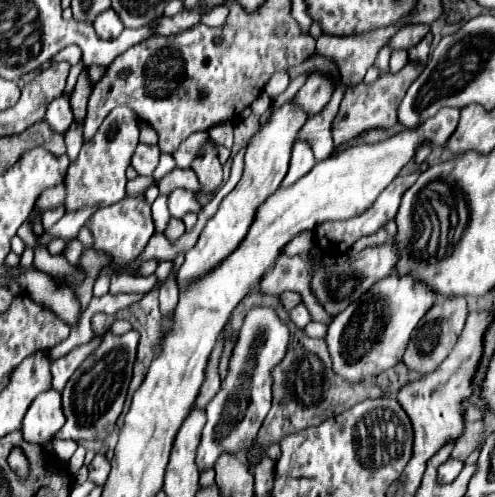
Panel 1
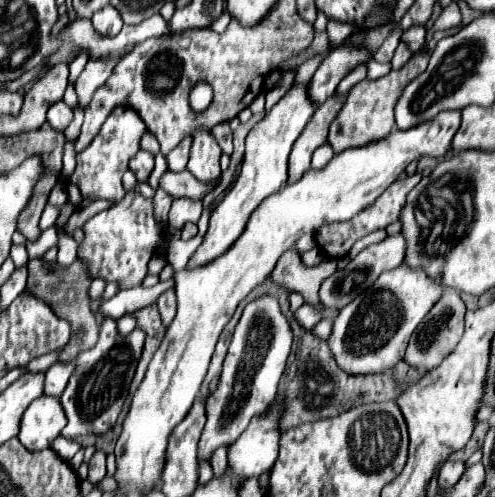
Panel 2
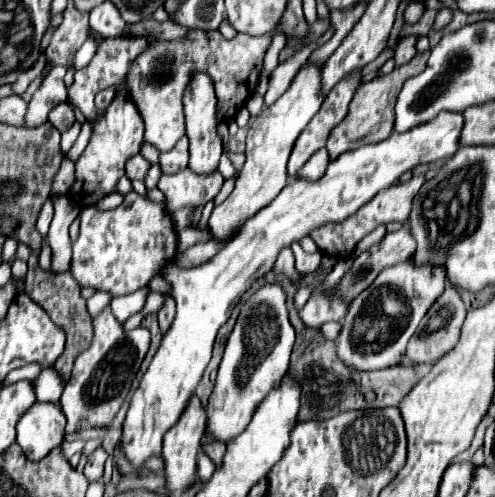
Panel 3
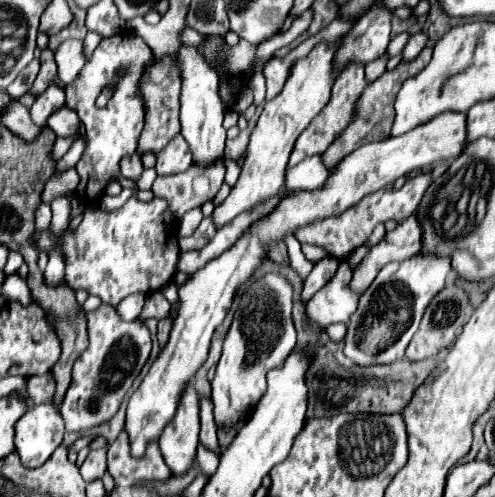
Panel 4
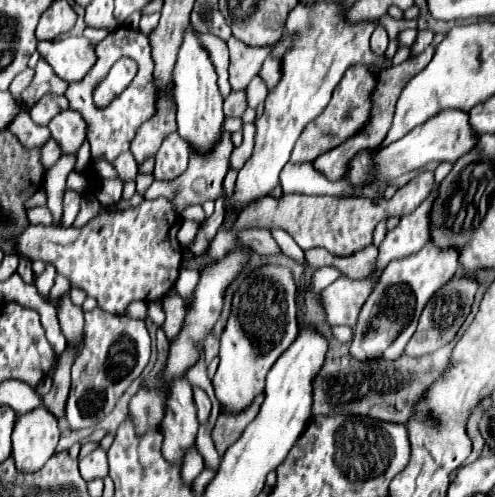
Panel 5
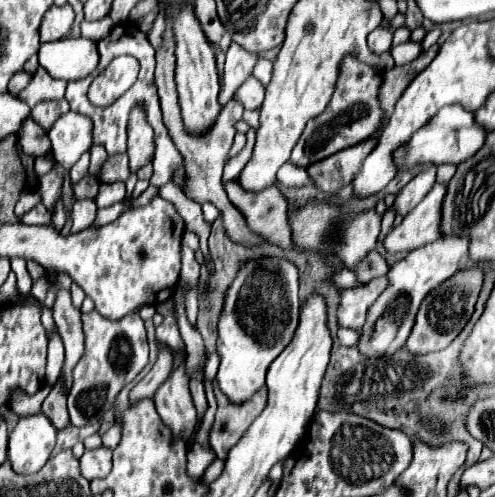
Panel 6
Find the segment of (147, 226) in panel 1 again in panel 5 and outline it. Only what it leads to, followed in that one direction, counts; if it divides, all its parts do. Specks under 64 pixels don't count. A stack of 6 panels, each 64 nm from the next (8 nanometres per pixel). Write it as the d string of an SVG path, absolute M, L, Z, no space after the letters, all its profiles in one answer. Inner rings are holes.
M166 198L146 200L136 208L106 212L102 210L92 220L88 220L82 228L64 228L64 226L30 226L24 236L20 236L20 252L32 260L44 260L46 264L54 264L58 274L66 276L74 288L84 290L88 296L98 300L98 306L124 314L126 306L132 300L154 302L160 300L176 282L182 262L182 248L178 244L178 228L182 218L174 212L172 204Z

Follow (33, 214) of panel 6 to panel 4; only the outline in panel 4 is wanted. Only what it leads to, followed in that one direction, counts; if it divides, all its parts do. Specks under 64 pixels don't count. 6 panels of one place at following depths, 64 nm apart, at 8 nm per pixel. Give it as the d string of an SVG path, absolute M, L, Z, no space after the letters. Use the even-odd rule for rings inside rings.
M40 204L40 208L36 210L36 230L44 232L50 226L50 218L52 218L52 210L50 204Z

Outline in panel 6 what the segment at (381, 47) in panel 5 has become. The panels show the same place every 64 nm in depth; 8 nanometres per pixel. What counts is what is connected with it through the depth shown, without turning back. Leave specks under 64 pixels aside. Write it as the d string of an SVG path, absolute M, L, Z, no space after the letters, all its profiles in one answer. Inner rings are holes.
M378 26L376 30L372 30L368 34L368 46L374 54L382 54L390 48L390 42L392 42L392 32L388 32L386 28Z

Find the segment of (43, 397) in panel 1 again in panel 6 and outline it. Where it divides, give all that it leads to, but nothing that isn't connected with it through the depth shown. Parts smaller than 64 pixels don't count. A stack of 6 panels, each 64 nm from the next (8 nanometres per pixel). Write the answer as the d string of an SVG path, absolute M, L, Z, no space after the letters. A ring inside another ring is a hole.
M42 412L20 418L8 440L8 460L14 472L38 472L56 446L56 432L54 424Z

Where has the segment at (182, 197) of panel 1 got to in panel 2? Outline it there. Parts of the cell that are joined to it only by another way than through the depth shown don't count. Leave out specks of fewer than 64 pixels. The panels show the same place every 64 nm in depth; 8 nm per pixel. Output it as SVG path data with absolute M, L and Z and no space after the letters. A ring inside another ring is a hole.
M174 198L170 208L170 224L182 228L186 222L198 222L202 214L202 202L192 198Z

